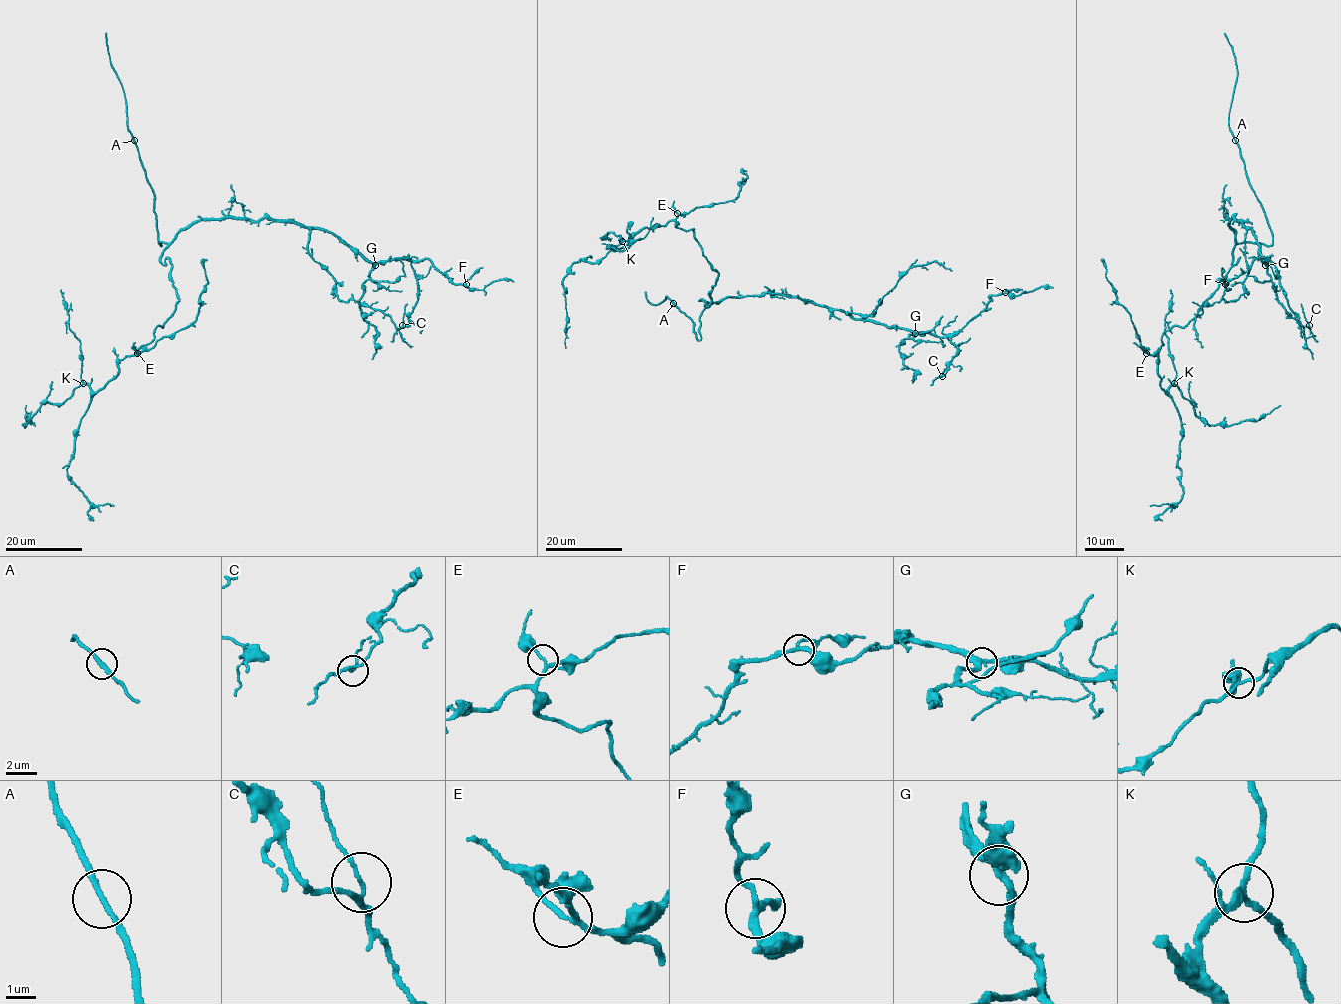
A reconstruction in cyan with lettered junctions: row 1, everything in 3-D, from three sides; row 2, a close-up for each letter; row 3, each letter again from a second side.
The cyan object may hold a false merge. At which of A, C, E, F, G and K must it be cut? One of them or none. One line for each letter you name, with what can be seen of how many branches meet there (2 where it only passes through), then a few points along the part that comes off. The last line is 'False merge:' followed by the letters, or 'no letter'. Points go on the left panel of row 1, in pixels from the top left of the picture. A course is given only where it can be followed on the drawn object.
False merge: no letter

